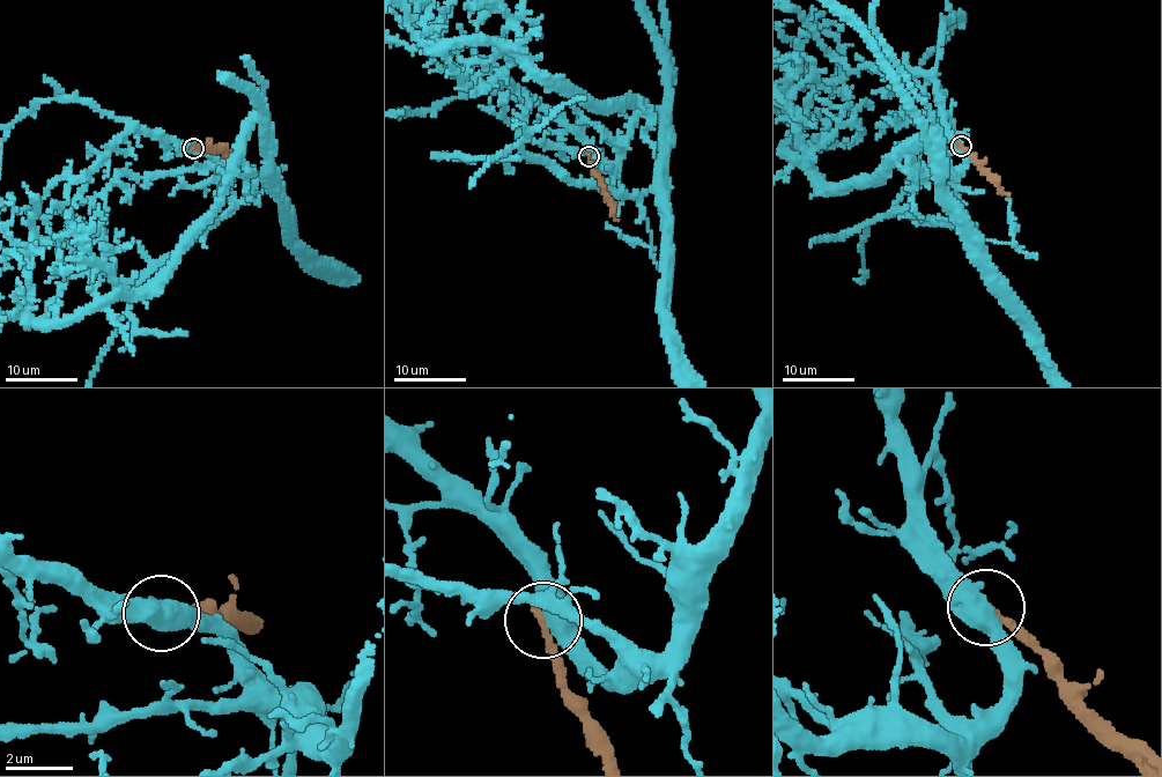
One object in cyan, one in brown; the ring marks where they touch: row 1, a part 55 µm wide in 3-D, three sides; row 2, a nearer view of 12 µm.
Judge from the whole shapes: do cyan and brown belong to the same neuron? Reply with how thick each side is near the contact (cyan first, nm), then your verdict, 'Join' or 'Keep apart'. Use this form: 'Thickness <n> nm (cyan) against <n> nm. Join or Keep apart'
Thickness 600 nm (cyan) against 240 nm. Keep apart

